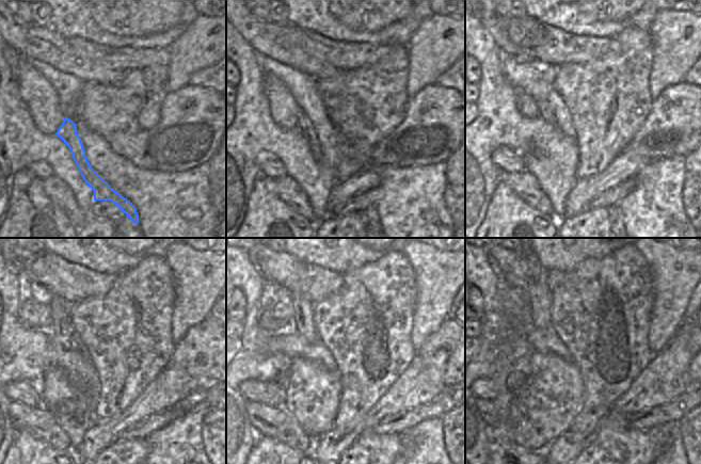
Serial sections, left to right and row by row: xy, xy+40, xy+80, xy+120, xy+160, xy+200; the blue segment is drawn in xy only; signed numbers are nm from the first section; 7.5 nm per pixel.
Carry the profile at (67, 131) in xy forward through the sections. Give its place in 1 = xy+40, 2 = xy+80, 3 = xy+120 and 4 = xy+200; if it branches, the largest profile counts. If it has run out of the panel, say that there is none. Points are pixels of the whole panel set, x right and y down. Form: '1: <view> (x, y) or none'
1: xy+40 (305, 126)
2: xy+80 (614, 210)
3: xy+120 (64, 333)
4: xy+200 (540, 297)

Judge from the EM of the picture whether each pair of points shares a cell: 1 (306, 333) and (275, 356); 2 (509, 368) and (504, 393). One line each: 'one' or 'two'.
1: two
2: one

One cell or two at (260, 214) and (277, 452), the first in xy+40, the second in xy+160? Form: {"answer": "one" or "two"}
{"answer": "one"}

